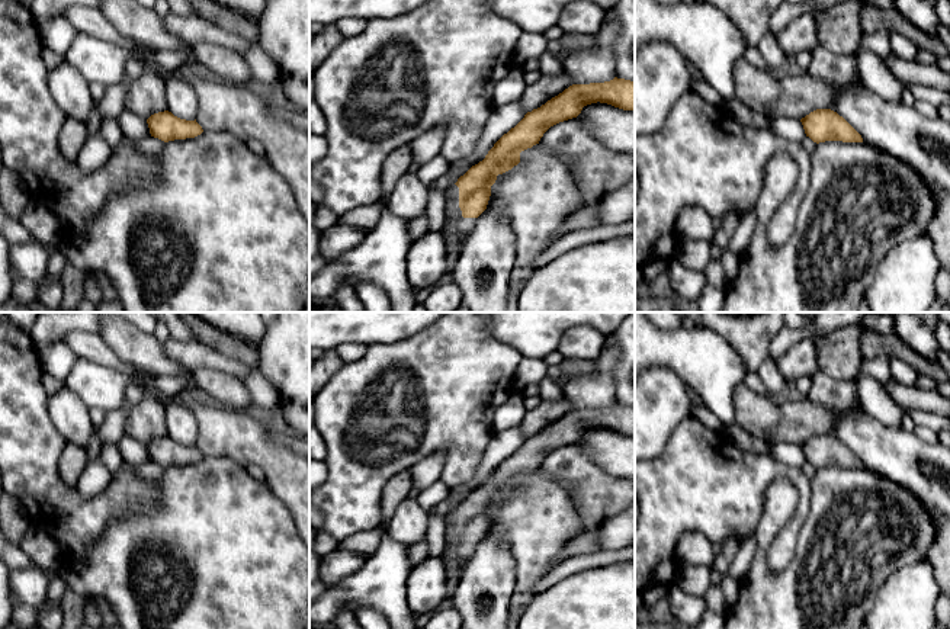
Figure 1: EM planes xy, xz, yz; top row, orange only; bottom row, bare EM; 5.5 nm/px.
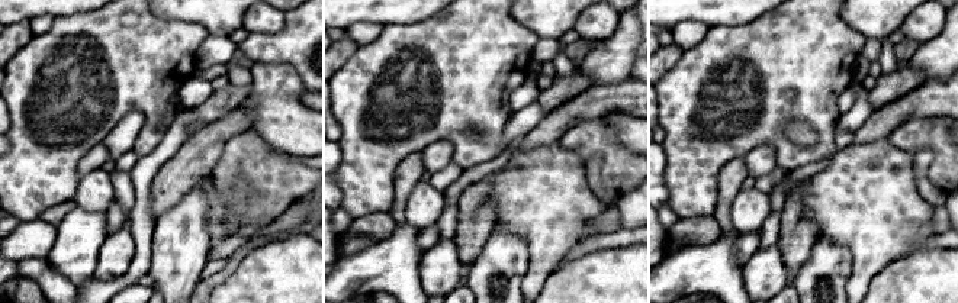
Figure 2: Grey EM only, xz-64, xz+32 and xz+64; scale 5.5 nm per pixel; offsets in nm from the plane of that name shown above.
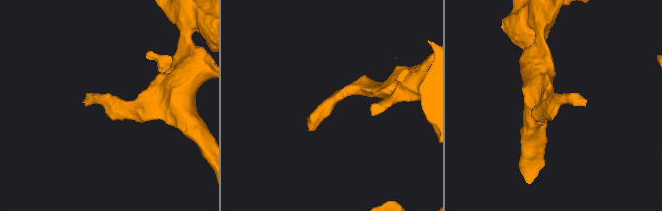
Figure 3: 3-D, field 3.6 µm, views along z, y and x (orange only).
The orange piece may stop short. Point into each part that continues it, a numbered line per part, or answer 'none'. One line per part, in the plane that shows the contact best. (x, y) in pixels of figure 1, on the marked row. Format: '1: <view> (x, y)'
1: xz (546, 87)

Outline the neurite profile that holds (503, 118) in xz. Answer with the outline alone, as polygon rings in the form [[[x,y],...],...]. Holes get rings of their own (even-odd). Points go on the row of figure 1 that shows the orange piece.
[[[519,100],[504,106],[495,106],[484,126],[482,135],[478,139],[474,153],[450,164],[449,173],[452,174],[452,186],[460,177],[463,167],[481,157],[485,157],[494,144],[511,128],[514,128],[524,118],[524,115],[526,112]]]

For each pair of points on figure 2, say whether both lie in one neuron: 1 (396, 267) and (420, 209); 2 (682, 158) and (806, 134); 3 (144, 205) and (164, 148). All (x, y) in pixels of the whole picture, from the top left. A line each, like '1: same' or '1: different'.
1: different
2: different
3: same

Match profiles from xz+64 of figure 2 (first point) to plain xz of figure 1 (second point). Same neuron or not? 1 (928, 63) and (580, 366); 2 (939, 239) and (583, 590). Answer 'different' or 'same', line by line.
1: different
2: different

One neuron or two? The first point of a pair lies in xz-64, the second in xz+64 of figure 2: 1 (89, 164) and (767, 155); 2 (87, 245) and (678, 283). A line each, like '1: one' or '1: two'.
1: two
2: one

